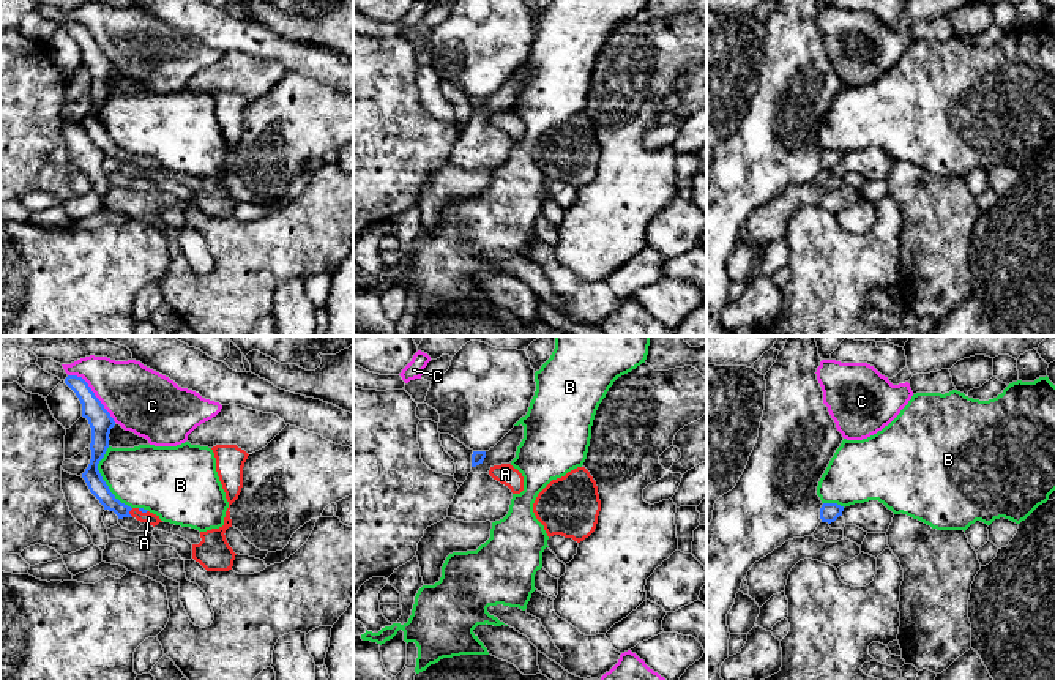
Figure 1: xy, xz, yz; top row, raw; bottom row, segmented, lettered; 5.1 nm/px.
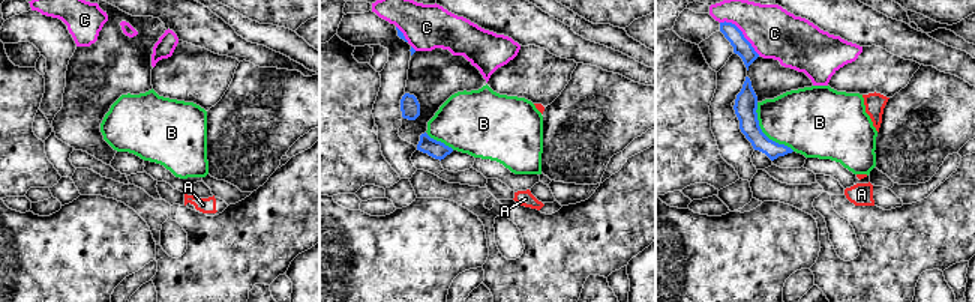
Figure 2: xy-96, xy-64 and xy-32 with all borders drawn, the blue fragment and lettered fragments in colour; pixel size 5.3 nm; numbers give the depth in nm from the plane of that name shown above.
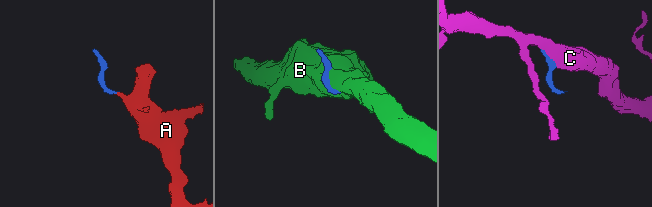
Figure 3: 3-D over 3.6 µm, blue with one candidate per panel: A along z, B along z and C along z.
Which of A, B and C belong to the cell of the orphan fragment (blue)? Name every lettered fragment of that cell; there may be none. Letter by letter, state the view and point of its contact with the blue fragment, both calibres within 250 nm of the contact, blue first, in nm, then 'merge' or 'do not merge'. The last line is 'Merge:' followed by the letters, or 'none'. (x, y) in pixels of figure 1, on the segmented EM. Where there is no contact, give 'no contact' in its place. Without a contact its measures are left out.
A: meets blue in xy at (128, 513); 90 nm thick on the blue side, 60 nm on the other; merge
B: meets blue in xy at (103, 480); 100 nm thick on the blue side, 320 nm on the other; do not merge
C: meets blue in xy at (93, 393); 120 nm thick on the blue side, 320 nm on the other; do not merge
Merge: A

